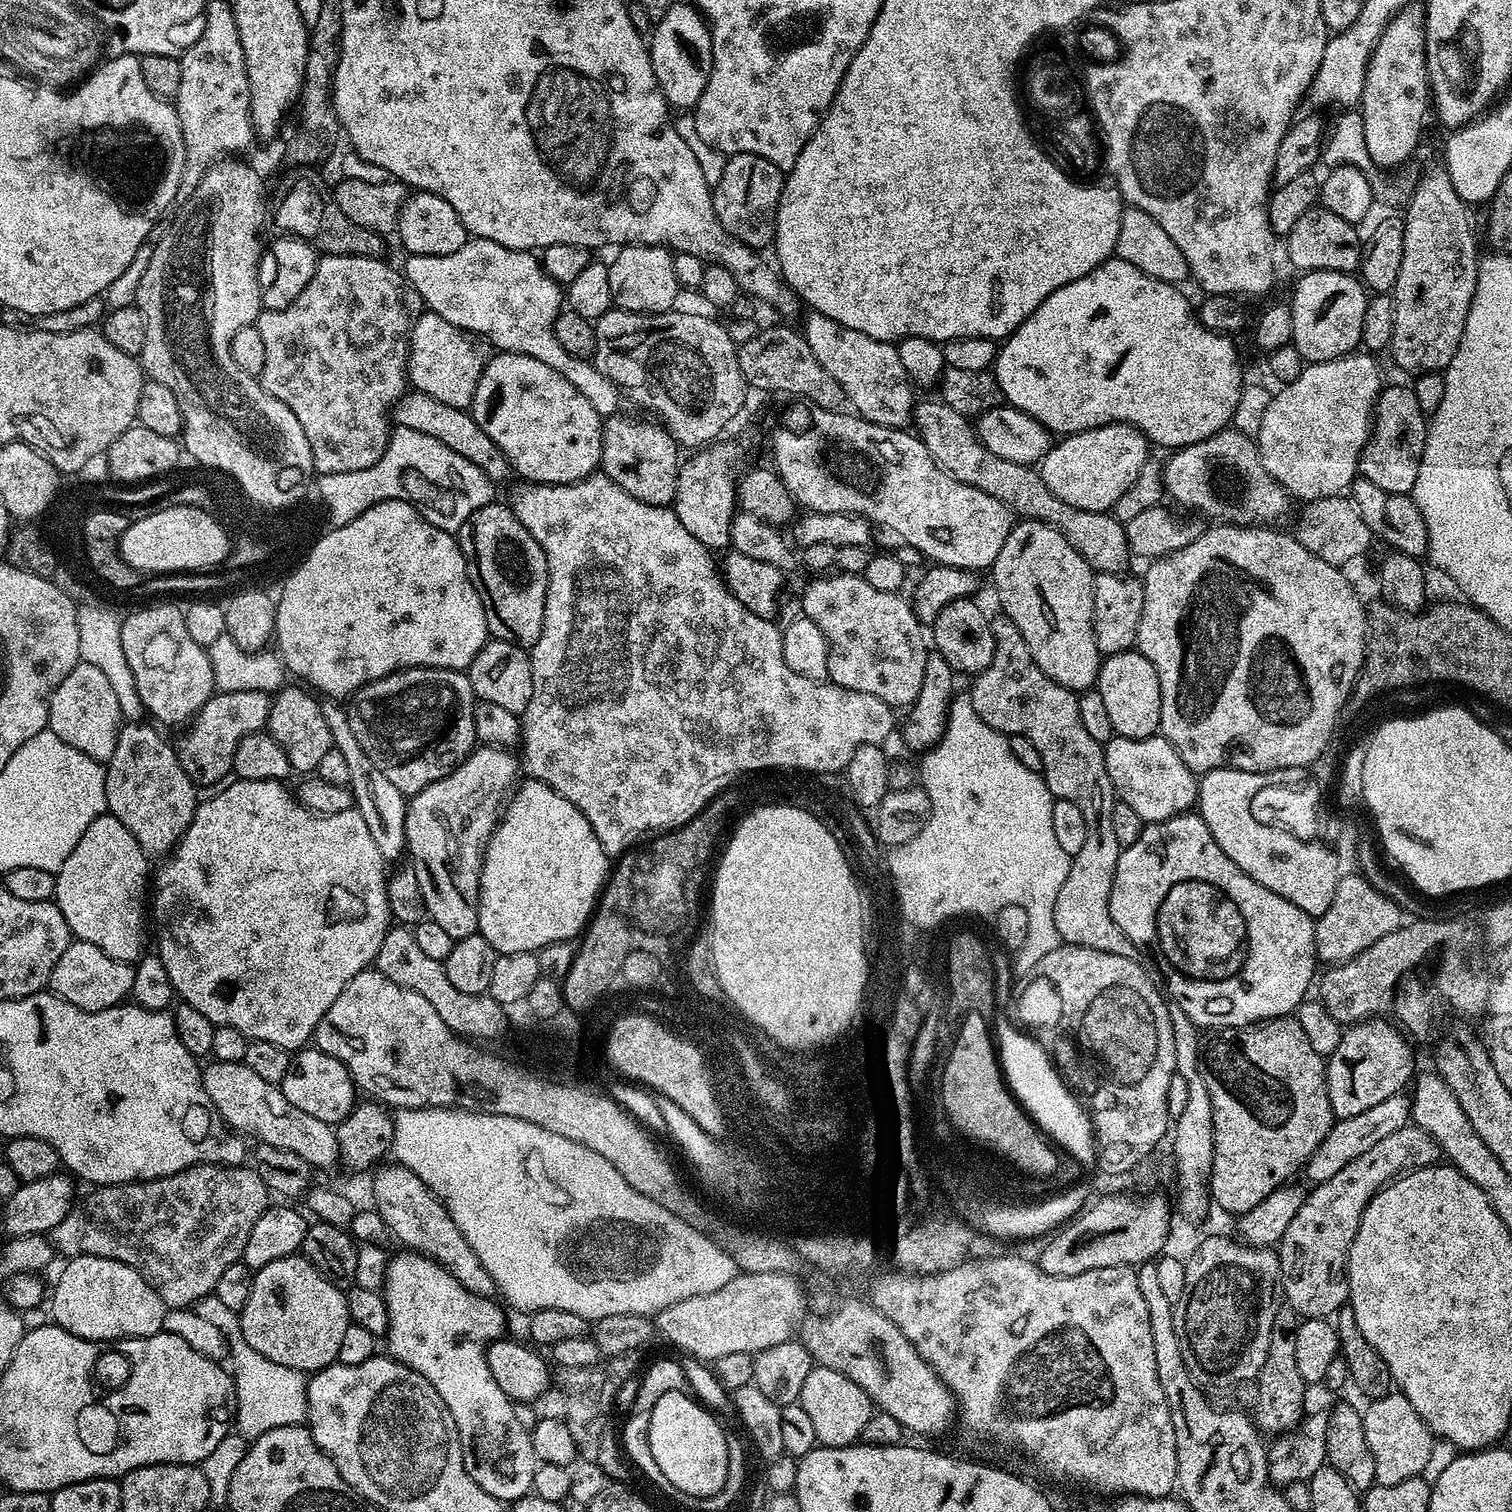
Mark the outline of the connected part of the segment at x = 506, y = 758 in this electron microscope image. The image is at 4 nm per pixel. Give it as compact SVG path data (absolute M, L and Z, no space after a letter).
M491 746L477 747L470 753L468 759L464 761L460 767L455 768L453 772L445 779L440 780L436 784L423 788L415 796L407 801L406 822L405 822L405 842L407 844L407 855L412 855L410 866L414 870L414 874L418 874L418 886L422 886L422 898L426 898L426 910L428 911L428 919L438 923L450 938L455 941L466 938L467 936L477 935L478 932L478 906L480 905L480 871L484 865L484 849L488 846L488 840L492 837L492 831L496 829L496 825L500 823L502 809L509 799L510 793L517 787L518 779L516 775L522 772L522 764L519 759L512 757L513 753L507 748L493 748Z

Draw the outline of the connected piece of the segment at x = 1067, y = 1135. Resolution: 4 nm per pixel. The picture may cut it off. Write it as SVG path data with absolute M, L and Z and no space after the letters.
M1015 1023L1002 1025L1000 1032L1004 1035L998 1040L1002 1049L1004 1079L1008 1081L1013 1096L1061 1149L1064 1147L1066 1151L1072 1152L1073 1158L1082 1167L1093 1167L1096 1164L1096 1141L1092 1122L1088 1119L1083 1103L1073 1095L1057 1072L1052 1057L1031 1036L1021 1032Z

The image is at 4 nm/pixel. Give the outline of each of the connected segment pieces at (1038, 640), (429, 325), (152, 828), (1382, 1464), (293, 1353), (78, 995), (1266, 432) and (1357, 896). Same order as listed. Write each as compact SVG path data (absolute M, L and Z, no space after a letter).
M1021 519L1013 523L1006 542L1002 542L998 558L992 563L990 575L992 584L996 587L996 600L1000 603L999 611L1008 616L1014 626L1018 626L1022 638L1026 638L1030 646L1030 654L1037 666L1054 682L1077 694L1091 689L1095 685L1096 675L1100 673L1102 657L1094 642L1092 625L1094 571L1082 554L1067 541L1059 529L1042 521Z
M424 310L413 319L408 342L408 382L415 391L430 394L446 406L471 409L478 382L484 373L486 355L477 341L438 314Z
M148 722L125 723L118 736L118 746L107 761L104 777L108 812L134 834L144 853L152 858L164 858L192 825L198 788L181 766L175 747L168 745L163 734L155 730L160 731Z
M1398 1390L1389 1396L1371 1401L1363 1409L1366 1442L1370 1446L1370 1454L1374 1454L1374 1474L1376 1483L1382 1486L1394 1486L1394 1482L1406 1482L1406 1478L1414 1478L1425 1471L1434 1443L1432 1431L1422 1422L1418 1410L1410 1406L1410 1402Z
M303 1254L278 1258L255 1269L250 1298L239 1312L244 1340L258 1354L305 1374L337 1363L336 1355L349 1324L348 1297Z
M73 939L66 954L58 958L58 966L54 966L48 979L48 988L82 1010L101 1012L125 1003L131 997L135 973L135 967L129 961L110 958L110 954L98 950L98 946Z
M1349 354L1321 364L1308 364L1302 374L1298 374L1294 382L1283 385L1280 392L1273 395L1270 406L1266 406L1262 426L1258 426L1258 434L1254 438L1260 461L1266 474L1277 480L1289 497L1296 499L1297 496L1300 502L1341 495L1357 479L1360 451L1372 431L1374 405L1382 387L1377 357L1360 355Z
M1341 875L1338 890L1334 890L1334 899L1330 901L1330 910L1316 920L1316 954L1325 965L1335 966L1346 960L1352 960L1359 952L1366 950L1390 931L1402 924L1402 909L1386 894L1378 891L1368 881L1367 876Z

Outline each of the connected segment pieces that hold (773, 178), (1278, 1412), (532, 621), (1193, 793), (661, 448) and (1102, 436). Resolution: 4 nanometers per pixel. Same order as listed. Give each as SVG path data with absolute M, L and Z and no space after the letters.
M738 152L728 156L722 178L712 188L712 205L718 222L738 242L757 250L771 245L776 238L776 211L782 198L785 173L774 162L766 162L758 154Z
M1287 1306L1277 1307L1270 1334L1268 1357L1254 1384L1256 1387L1255 1423L1264 1430L1273 1428L1276 1434L1295 1429L1306 1412L1304 1404L1306 1385L1302 1374L1298 1374L1298 1361L1294 1359L1294 1333L1297 1323L1298 1317L1294 1309Z
M493 502L474 510L458 533L472 584L478 590L491 639L531 650L544 625L548 563L542 546L518 522L507 503Z
M1157 734L1150 738L1131 740L1113 735L1103 745L1106 770L1110 774L1112 791L1126 806L1131 806L1148 824L1169 820L1171 816L1182 816L1198 800L1198 776L1178 758L1169 740Z
M617 414L603 421L600 468L626 494L654 506L668 506L676 499L676 487L682 467L681 449L667 429L659 423L647 424L632 416Z
M1107 424L1057 439L1038 465L1050 494L1082 511L1112 510L1118 498L1134 485L1139 470L1150 459L1150 441L1129 424Z

